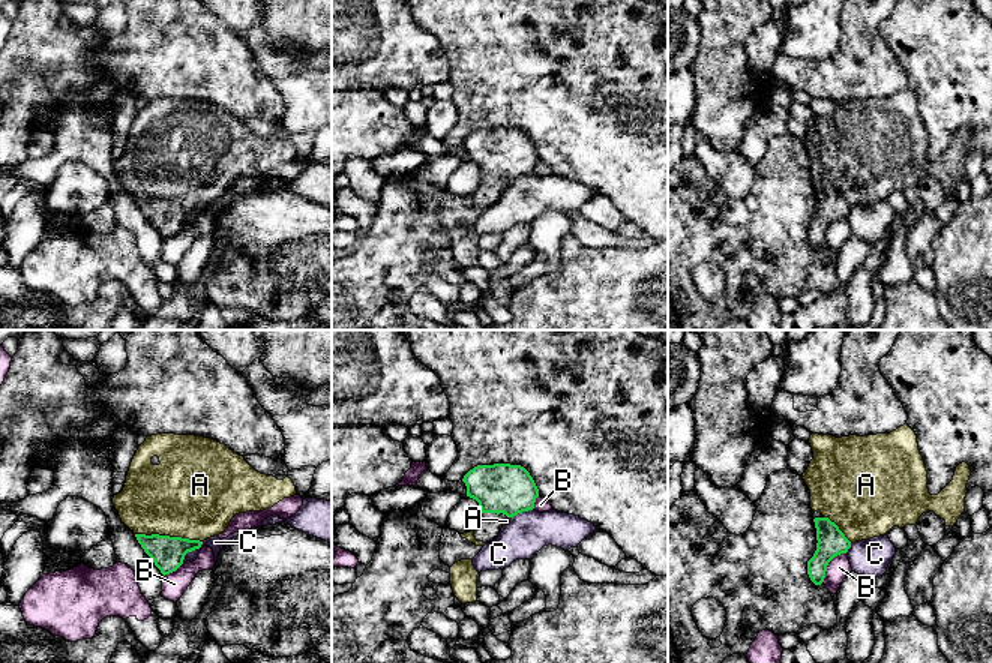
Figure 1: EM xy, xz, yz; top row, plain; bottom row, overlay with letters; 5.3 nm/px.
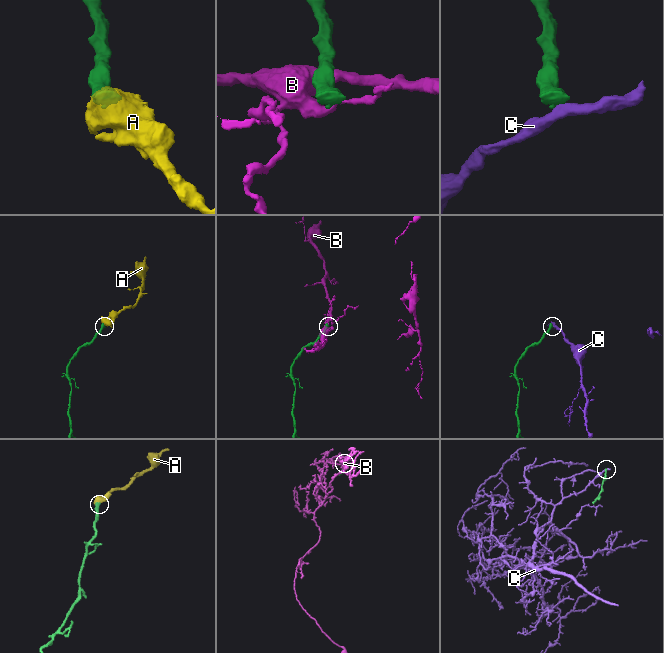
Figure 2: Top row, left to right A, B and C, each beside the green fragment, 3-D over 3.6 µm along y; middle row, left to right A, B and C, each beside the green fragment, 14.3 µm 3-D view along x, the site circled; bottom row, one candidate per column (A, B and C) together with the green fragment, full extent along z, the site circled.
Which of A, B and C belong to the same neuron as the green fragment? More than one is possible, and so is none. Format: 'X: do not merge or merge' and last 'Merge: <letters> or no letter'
A: merge
B: do not merge
C: do not merge
Merge: A

